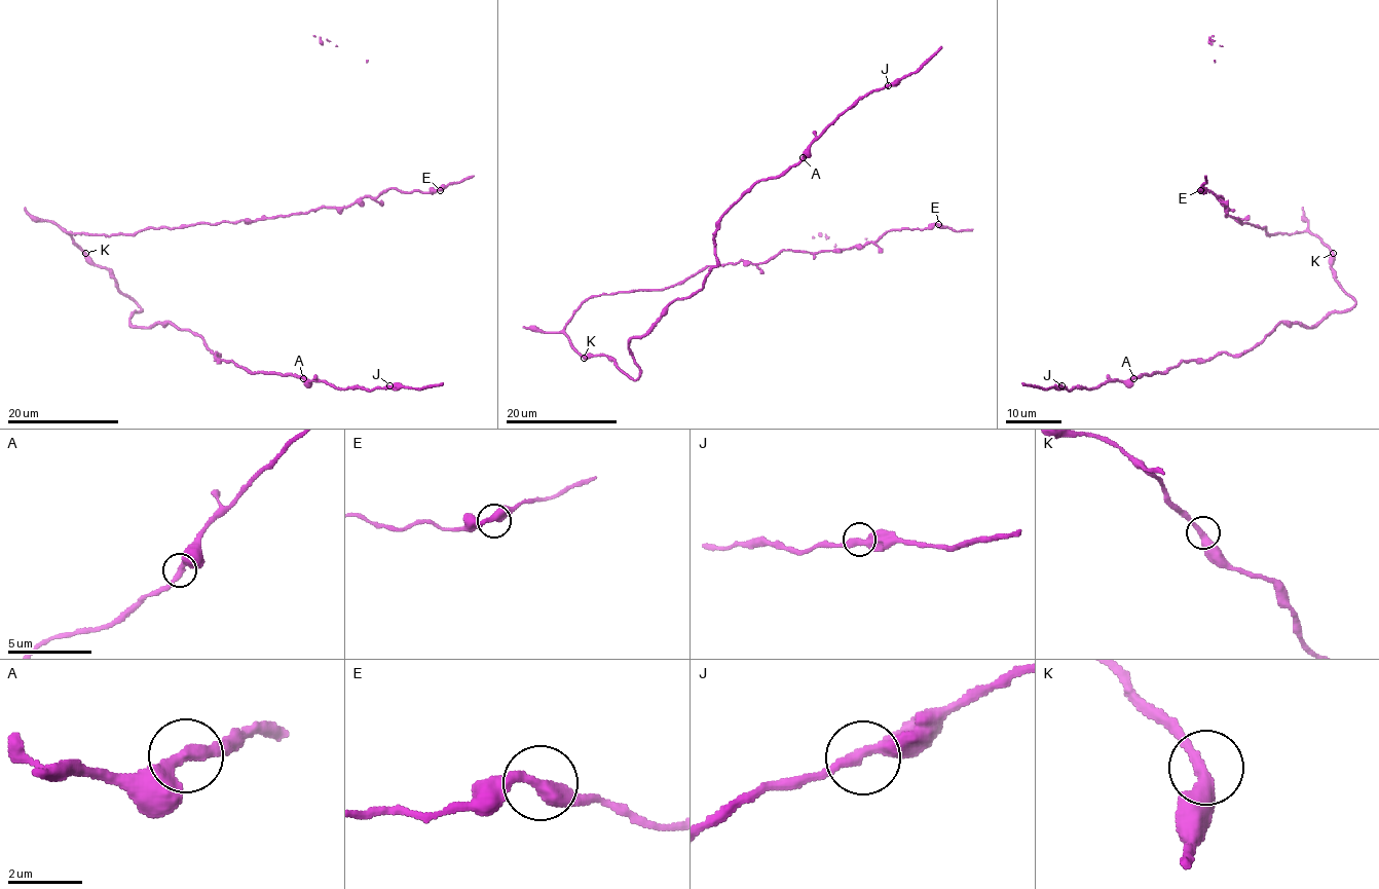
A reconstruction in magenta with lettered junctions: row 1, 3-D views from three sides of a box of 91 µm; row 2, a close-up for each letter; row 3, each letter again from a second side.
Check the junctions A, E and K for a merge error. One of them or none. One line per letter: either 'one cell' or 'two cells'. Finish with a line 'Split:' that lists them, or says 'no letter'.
A: one cell
E: one cell
K: one cell
Split: no letter

